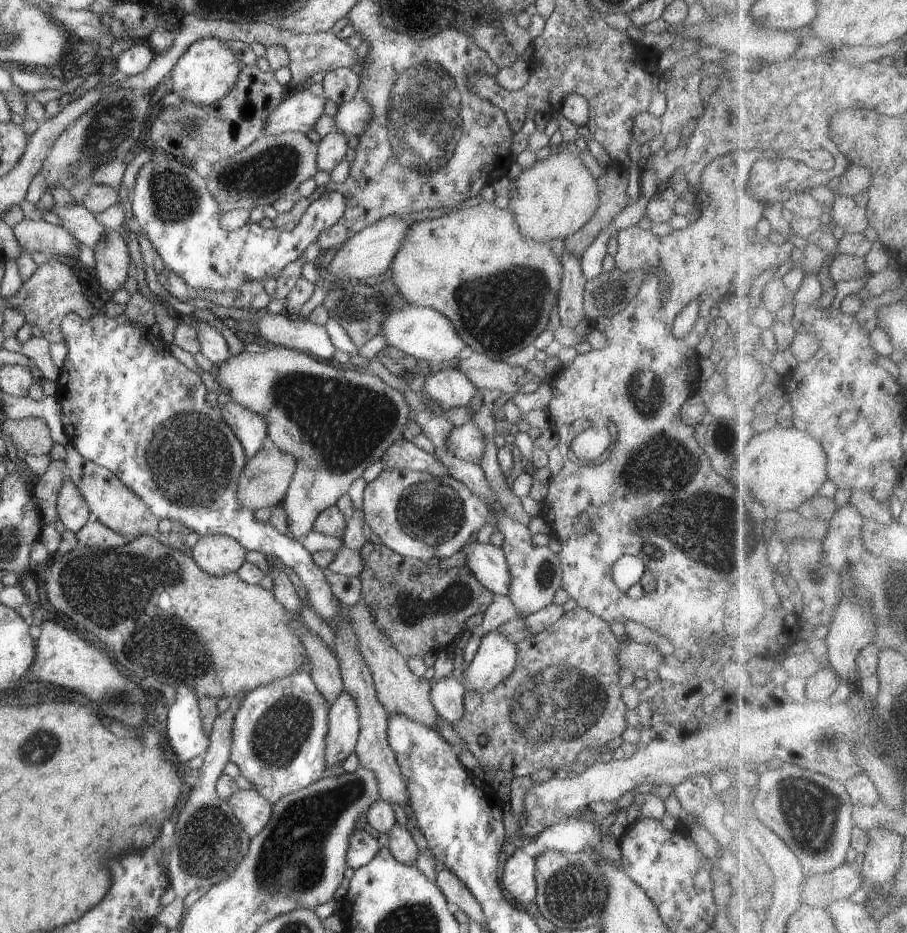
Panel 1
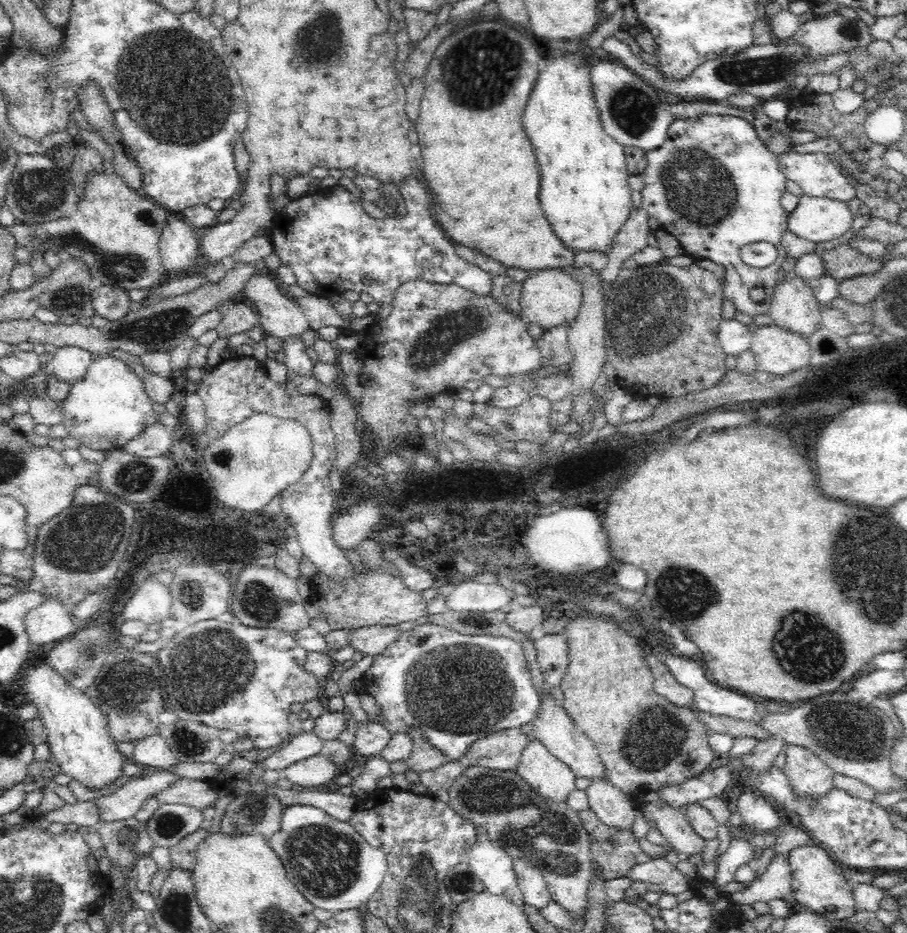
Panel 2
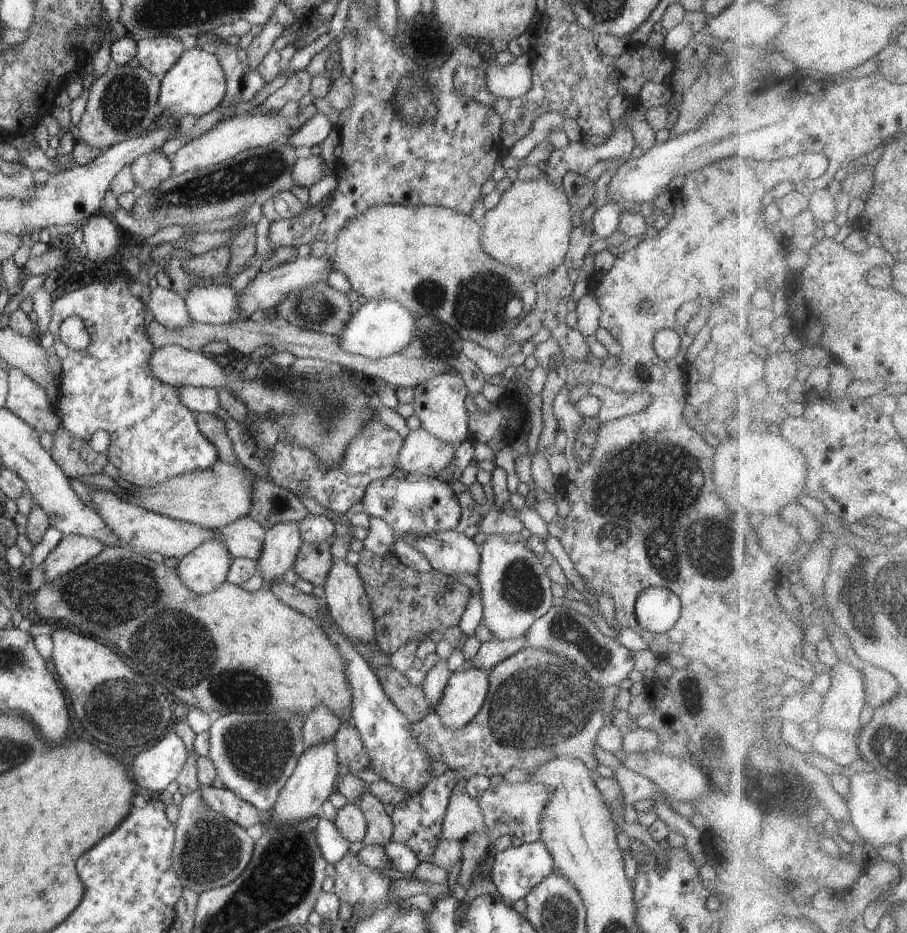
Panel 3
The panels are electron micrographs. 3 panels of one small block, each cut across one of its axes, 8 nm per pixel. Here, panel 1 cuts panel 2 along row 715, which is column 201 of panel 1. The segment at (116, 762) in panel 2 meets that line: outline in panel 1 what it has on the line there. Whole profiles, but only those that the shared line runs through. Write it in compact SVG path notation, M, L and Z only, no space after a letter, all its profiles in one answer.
M212 37L201 38L194 41L186 52L179 55L179 59L171 70L172 88L170 92L200 106L214 104L236 86L241 67L235 53L228 48L227 44Z

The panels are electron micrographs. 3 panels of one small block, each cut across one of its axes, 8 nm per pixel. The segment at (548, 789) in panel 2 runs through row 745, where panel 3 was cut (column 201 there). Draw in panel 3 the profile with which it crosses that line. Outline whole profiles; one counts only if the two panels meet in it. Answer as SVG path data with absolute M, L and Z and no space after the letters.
M90 487L88 490L95 512L101 520L114 532L120 543L130 547L134 551L155 553L162 555L162 558L177 558L179 561L193 552L200 544L209 539L223 540L217 530L204 529L203 527L187 524L169 517L162 517L160 514L142 509L118 494L98 487Z

